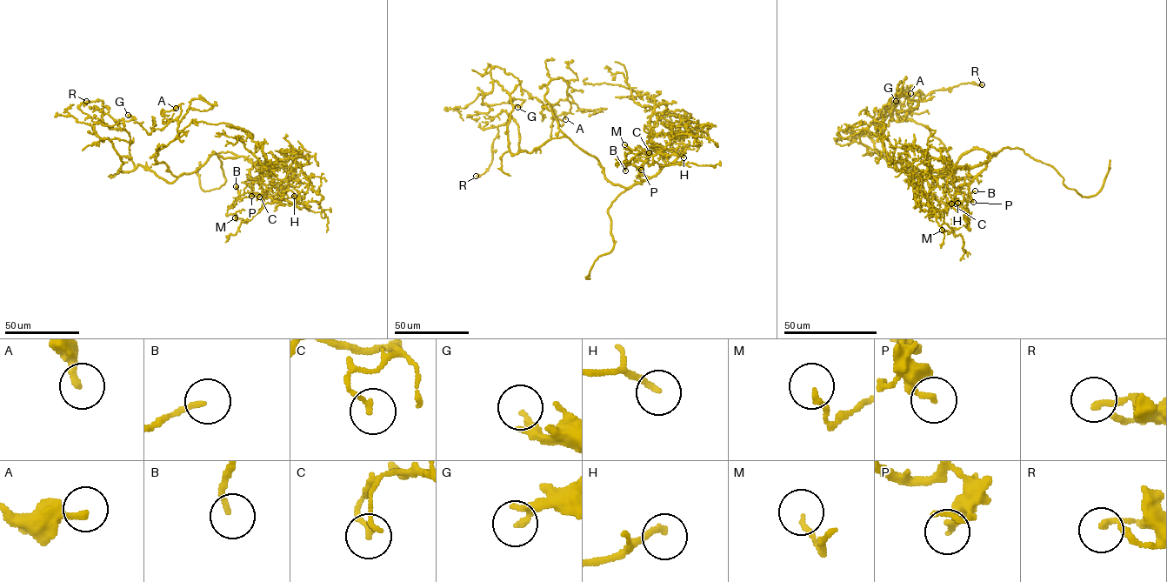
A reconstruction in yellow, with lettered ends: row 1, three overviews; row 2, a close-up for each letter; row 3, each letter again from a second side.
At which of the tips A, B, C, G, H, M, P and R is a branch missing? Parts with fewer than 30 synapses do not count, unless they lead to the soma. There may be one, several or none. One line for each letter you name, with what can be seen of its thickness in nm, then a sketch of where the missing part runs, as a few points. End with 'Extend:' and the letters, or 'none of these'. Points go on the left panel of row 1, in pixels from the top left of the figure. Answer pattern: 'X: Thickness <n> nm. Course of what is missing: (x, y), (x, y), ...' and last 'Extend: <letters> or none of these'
Extend: none of these

